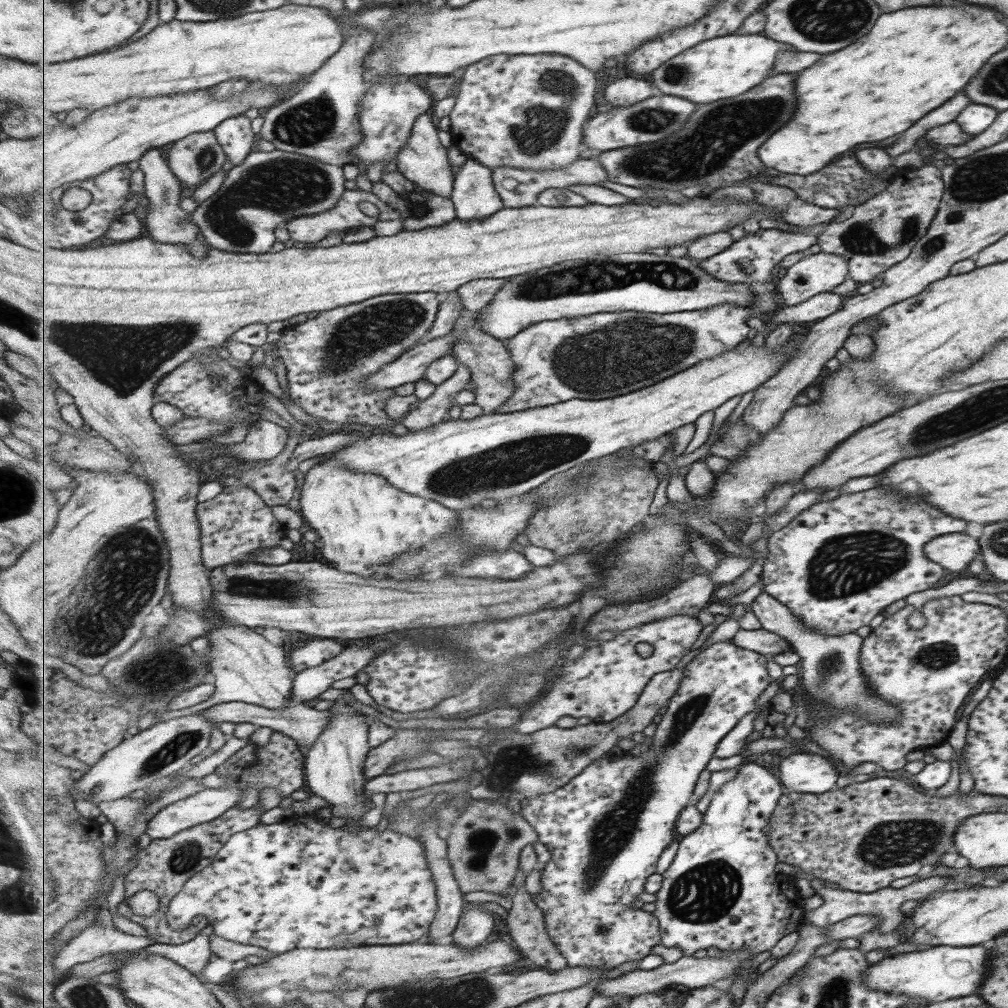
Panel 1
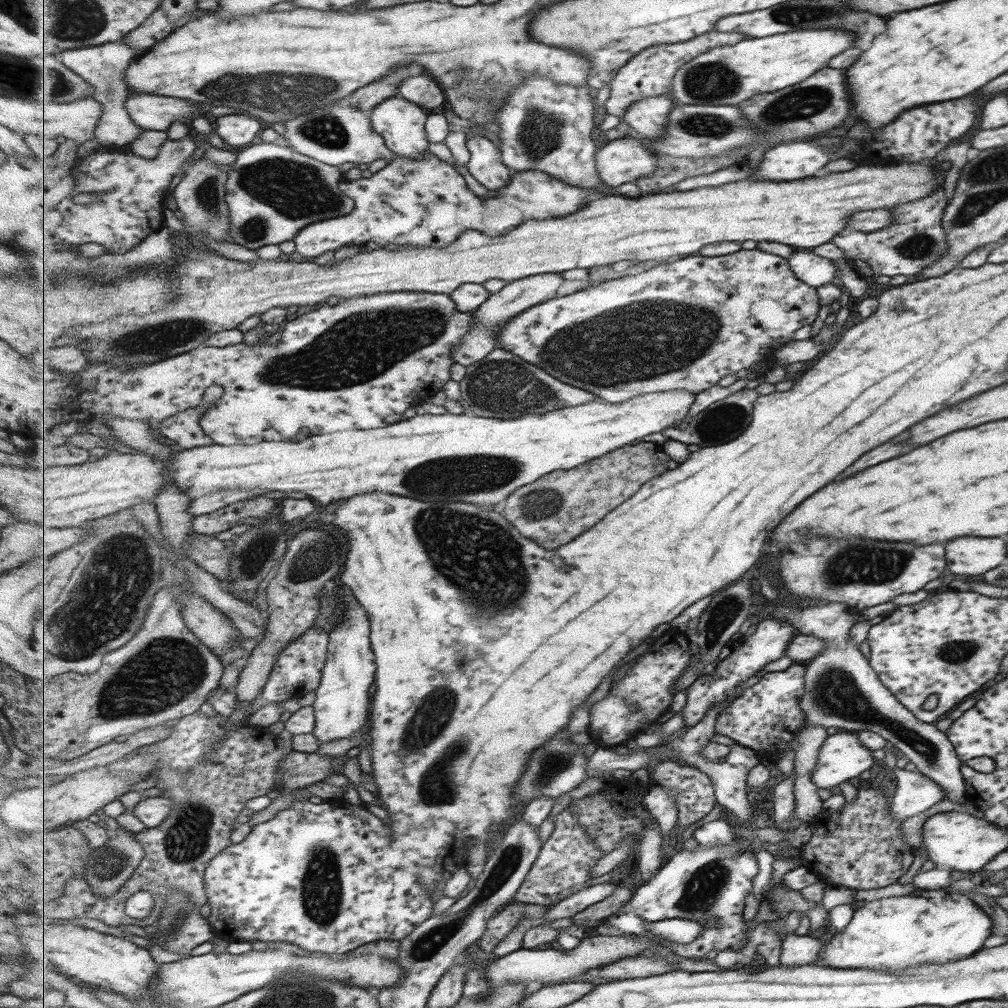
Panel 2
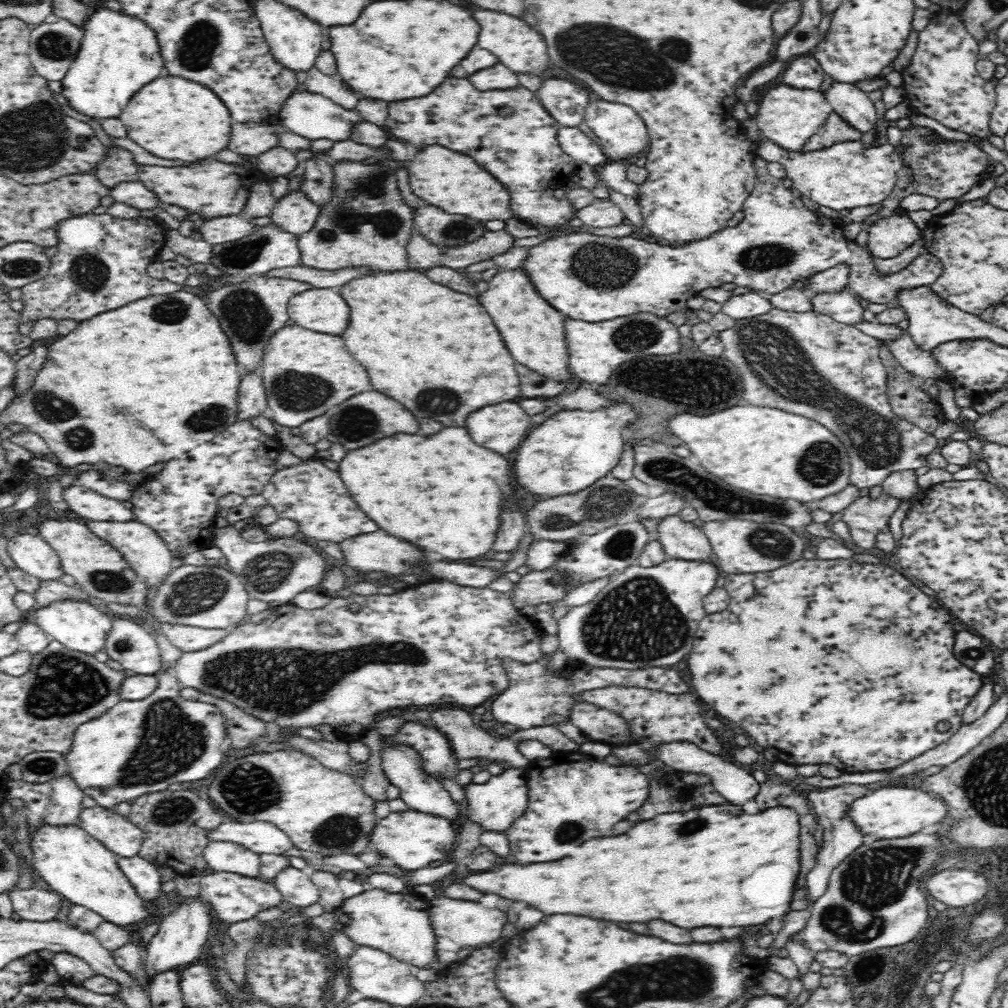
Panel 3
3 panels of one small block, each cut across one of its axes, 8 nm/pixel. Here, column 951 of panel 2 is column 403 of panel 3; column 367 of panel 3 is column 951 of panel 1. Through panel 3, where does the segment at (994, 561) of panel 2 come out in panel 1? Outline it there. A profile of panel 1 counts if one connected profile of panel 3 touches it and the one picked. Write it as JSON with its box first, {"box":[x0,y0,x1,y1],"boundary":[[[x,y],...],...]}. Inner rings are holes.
{"box":[924,534,978,572],"boundary":[[[966,534],[937,536],[924,545],[928,560],[942,566],[947,571],[960,572],[968,568],[970,562],[978,557],[978,542]]]}

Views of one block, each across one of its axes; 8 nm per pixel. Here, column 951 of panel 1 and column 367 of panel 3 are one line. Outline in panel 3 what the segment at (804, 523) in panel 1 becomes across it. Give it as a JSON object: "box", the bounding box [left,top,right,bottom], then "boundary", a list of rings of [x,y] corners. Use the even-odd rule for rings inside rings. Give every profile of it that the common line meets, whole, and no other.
{"box":[262,457,380,543],"boundary":[[[316,457],[277,470],[262,491],[267,504],[274,507],[279,518],[295,520],[304,538],[311,542],[330,540],[341,543],[353,535],[380,530],[378,524],[364,516],[364,512],[352,500],[352,494],[342,484],[338,471],[326,468],[323,463]]]}

